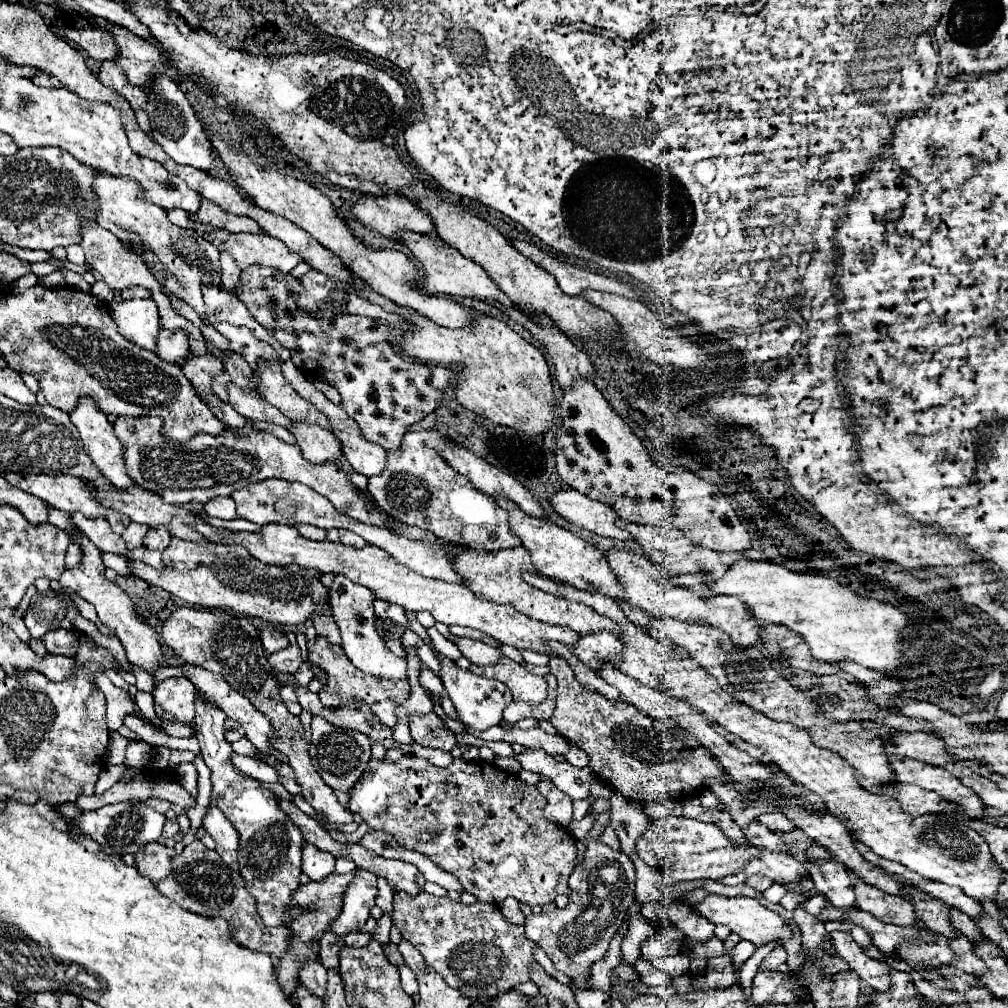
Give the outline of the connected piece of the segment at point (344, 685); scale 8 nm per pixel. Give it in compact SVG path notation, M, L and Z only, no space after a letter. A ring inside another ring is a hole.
M316 635L316 639L312 639L312 641L308 641L308 661L318 665L328 677L328 685L318 693L320 701L324 705L345 705L346 701L356 697L356 699L364 701L380 717L382 723L386 723L392 729L396 727L394 707L402 705L410 697L408 681L380 681L380 677L368 677L368 673L360 673L360 669L356 669L352 665L352 661L348 661L348 657L344 655L344 649L340 649L340 645L330 645L328 639L320 637L320 635Z

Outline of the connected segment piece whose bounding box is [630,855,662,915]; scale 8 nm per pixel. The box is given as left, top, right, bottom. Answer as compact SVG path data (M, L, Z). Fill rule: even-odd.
M630 855L634 867L636 867L636 901L632 903L632 915L640 913L642 903L648 901L660 901L660 891L658 891L658 881L662 875L648 867L638 855Z

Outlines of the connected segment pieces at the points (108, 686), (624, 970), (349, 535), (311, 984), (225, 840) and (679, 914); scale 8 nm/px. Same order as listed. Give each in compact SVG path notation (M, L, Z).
M106 675L100 677L100 679L96 679L96 687L106 695L106 723L112 731L120 729L126 715L136 715L136 717L148 721L148 719L140 713L140 709L136 707L136 703L134 703L132 697L128 695L128 691L114 687L112 681L110 681Z
M620 963L616 969L614 969L614 973L616 973L616 977L620 977L622 981L636 981L636 979L640 979L640 975L636 973L636 969L632 967L632 965L628 965L628 963Z
M338 529L338 535L340 535L340 541L344 543L344 545L354 545L354 547L364 547L364 539L360 537L360 535L356 535L356 533L352 533L352 531L348 531L348 529Z
M320 961L304 963L304 967L300 971L300 981L306 985L306 989L312 995L316 995L320 999L326 995L326 969L322 967Z
M208 805L208 811L202 819L202 827L216 841L216 853L222 857L222 861L226 861L232 869L238 869L238 833L216 805Z
M670 905L668 907L668 917L674 921L676 927L680 927L686 933L688 939L708 941L708 939L714 937L714 925L708 919L704 919L704 917L692 913L692 911L688 911L686 907Z

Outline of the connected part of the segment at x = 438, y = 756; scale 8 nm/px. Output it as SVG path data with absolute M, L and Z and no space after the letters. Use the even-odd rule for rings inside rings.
M428 751L428 755L424 755L424 757L428 757L430 763L442 765L442 767L452 761L452 755L450 753L444 753L444 751Z

